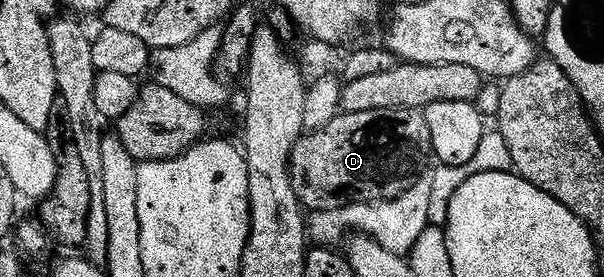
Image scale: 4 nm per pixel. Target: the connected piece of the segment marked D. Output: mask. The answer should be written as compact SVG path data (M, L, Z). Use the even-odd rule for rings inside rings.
M377 110L376 112L356 112L339 114L332 124L328 124L322 130L311 130L303 133L293 152L290 153L290 179L292 188L296 192L298 201L302 203L307 211L317 212L319 210L341 210L343 206L348 206L356 202L387 202L393 198L398 198L404 192L408 192L416 184L416 180L427 173L426 165L432 162L432 132L428 132L428 120L425 113L417 110Z

